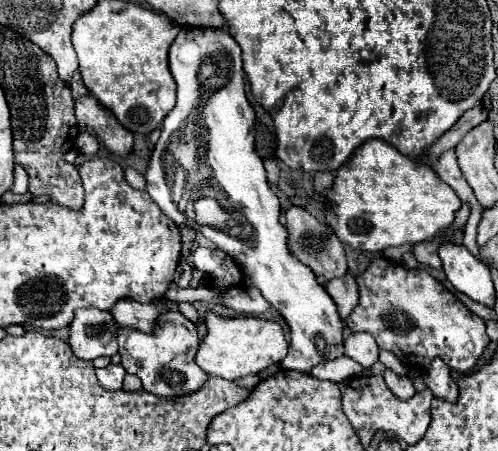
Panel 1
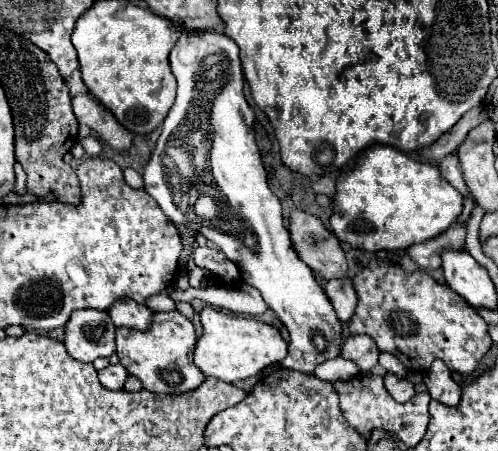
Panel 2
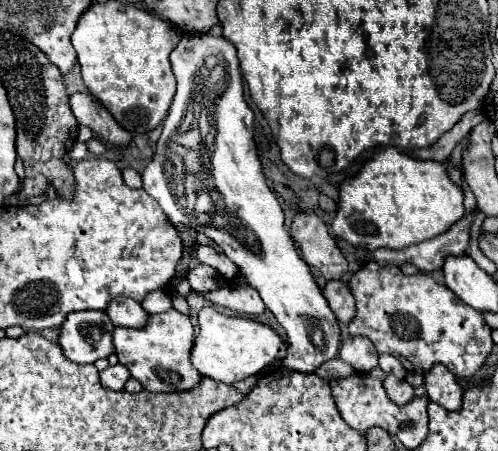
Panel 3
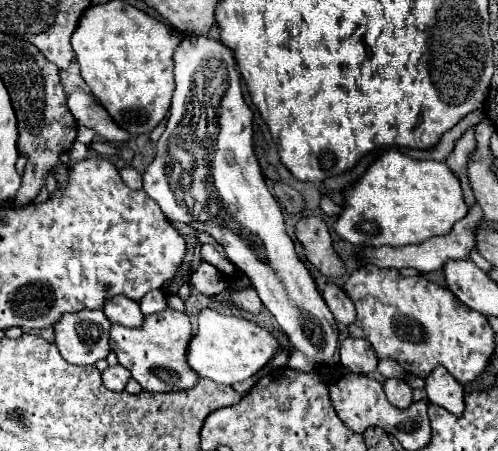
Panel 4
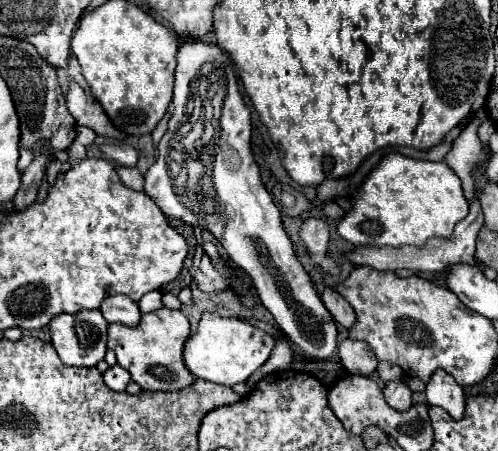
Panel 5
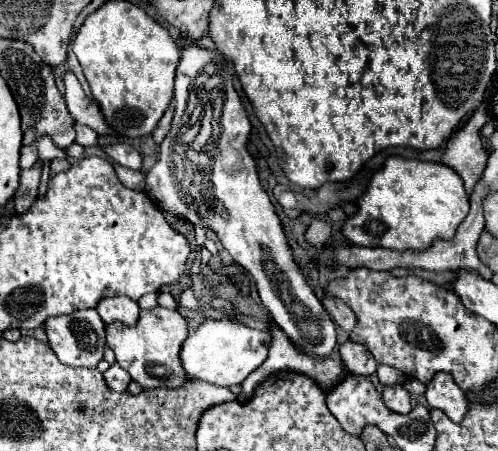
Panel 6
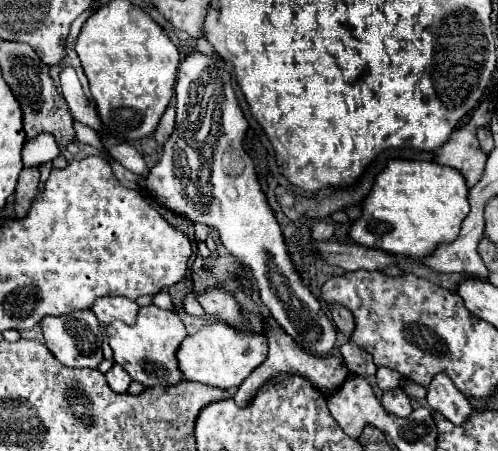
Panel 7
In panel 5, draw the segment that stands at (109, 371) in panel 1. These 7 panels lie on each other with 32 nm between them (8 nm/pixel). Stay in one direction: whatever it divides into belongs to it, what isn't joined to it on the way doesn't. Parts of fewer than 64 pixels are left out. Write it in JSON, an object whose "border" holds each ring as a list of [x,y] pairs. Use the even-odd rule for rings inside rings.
{"border":[[[120,364],[110,366],[102,376],[104,376],[106,386],[108,386],[110,390],[114,390],[114,392],[124,392],[124,390],[126,390],[126,386],[128,386],[128,382],[130,382],[128,372],[126,372]]]}

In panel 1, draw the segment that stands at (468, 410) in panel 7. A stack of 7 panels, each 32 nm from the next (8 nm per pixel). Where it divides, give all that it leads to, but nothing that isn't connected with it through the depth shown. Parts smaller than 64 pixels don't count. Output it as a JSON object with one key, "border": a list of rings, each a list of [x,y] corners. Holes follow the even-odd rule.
{"border":[[[440,358],[432,360],[430,368],[424,372],[424,382],[434,398],[440,398],[452,404],[458,400],[458,394],[460,394],[458,384],[452,380],[450,368]]]}

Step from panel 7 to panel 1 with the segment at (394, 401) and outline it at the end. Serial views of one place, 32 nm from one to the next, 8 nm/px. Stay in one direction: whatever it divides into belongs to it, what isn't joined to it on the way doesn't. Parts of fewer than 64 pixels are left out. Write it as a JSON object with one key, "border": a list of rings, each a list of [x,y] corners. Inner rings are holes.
{"border":[[[386,370],[384,372],[384,380],[386,380],[386,386],[390,388],[390,392],[398,400],[408,400],[408,398],[412,398],[416,394],[416,390],[412,386],[412,380],[408,376],[398,376],[392,370]]]}

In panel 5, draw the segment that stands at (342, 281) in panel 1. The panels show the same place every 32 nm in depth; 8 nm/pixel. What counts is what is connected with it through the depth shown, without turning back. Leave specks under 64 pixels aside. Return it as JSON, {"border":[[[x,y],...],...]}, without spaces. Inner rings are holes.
{"border":[[[326,288],[324,294],[322,294],[322,302],[324,306],[328,308],[328,312],[332,314],[332,318],[344,326],[346,330],[350,330],[356,322],[356,314],[352,312],[352,306],[342,298],[342,296],[336,296],[336,292],[332,292],[332,288]]]}

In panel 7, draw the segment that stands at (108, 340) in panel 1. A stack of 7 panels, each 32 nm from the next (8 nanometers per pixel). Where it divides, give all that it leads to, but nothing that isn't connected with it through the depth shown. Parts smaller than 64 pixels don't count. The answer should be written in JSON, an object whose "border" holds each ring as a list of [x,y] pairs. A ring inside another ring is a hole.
{"border":[[[76,310],[64,316],[46,316],[42,318],[40,328],[48,350],[56,356],[58,362],[72,368],[98,368],[102,360],[102,336],[92,310]]]}

